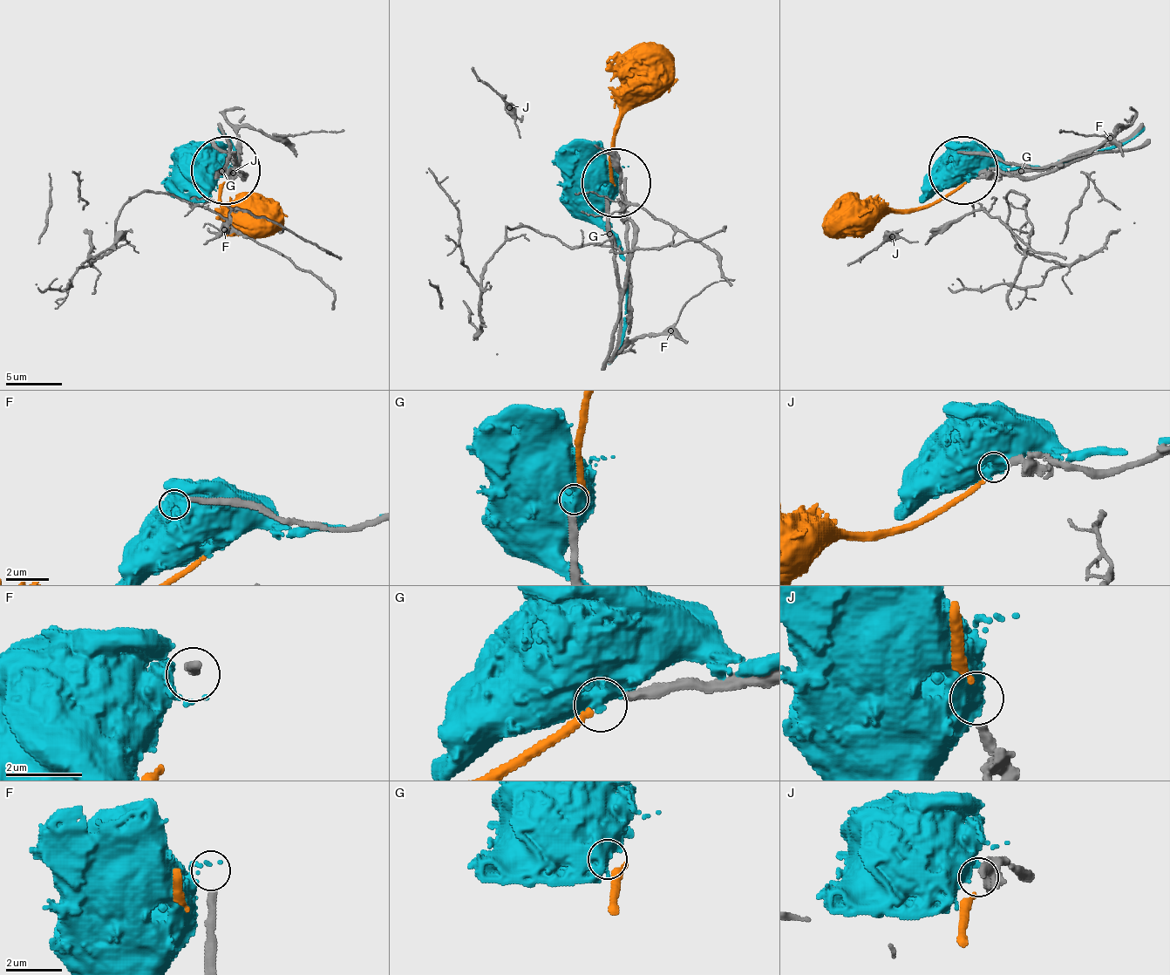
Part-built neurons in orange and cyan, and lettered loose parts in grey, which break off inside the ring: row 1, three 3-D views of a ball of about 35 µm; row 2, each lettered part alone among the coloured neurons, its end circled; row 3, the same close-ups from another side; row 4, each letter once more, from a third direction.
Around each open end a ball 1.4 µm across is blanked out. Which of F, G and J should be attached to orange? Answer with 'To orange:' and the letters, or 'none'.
To orange: J

